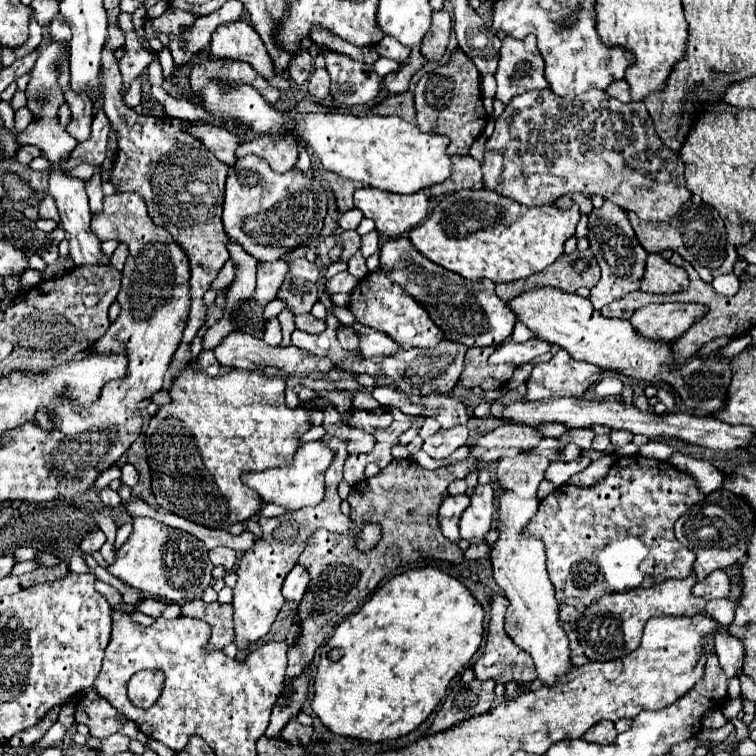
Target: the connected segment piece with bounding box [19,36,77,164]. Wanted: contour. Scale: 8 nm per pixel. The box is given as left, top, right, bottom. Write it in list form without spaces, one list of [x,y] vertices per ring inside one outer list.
[[[45,36],[41,46],[37,48],[37,52],[39,52],[39,58],[35,62],[35,68],[31,70],[31,82],[27,88],[27,96],[35,96],[35,104],[27,104],[27,106],[37,116],[37,122],[33,122],[25,128],[23,136],[19,136],[19,142],[41,148],[43,156],[47,156],[53,164],[59,164],[59,162],[63,162],[61,160],[63,154],[69,154],[77,146],[77,142],[57,122],[57,110],[65,102],[63,94],[59,92],[59,84],[57,84],[57,60],[59,60],[59,56],[67,54],[67,42],[51,42]]]

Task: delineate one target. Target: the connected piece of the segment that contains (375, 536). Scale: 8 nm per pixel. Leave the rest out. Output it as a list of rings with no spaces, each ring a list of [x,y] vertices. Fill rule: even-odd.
[[[363,524],[363,528],[355,536],[355,548],[359,552],[367,552],[375,548],[375,544],[381,540],[381,526],[379,524]]]

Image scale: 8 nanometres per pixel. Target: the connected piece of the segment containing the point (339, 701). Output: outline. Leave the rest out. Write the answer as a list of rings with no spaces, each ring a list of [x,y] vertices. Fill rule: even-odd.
[[[437,568],[403,572],[385,582],[359,612],[345,618],[321,650],[315,674],[315,696],[311,710],[327,730],[345,738],[369,742],[397,740],[413,732],[429,718],[445,696],[453,676],[457,676],[483,640],[483,608],[471,592],[453,576]]]

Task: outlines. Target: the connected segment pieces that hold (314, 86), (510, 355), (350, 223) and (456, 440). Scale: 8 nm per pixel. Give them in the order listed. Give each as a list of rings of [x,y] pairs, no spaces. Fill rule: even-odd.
[[[325,68],[313,70],[309,84],[307,84],[307,92],[317,100],[323,100],[325,96],[329,96],[329,76],[327,76]]]
[[[507,340],[507,342],[503,342],[499,346],[499,350],[495,350],[489,356],[489,360],[491,360],[491,364],[507,364],[507,362],[511,362],[515,366],[521,366],[521,364],[527,364],[533,358],[549,352],[549,348],[551,346],[547,342],[543,342],[543,340],[527,340],[523,344]]]
[[[353,208],[353,210],[345,212],[345,214],[341,214],[339,226],[341,226],[341,230],[357,230],[357,226],[359,226],[361,220],[363,220],[363,212],[359,212],[357,208]]]
[[[453,426],[449,430],[441,428],[437,434],[425,440],[423,450],[435,460],[443,460],[443,458],[449,458],[457,448],[465,446],[467,438],[469,438],[467,426]]]

